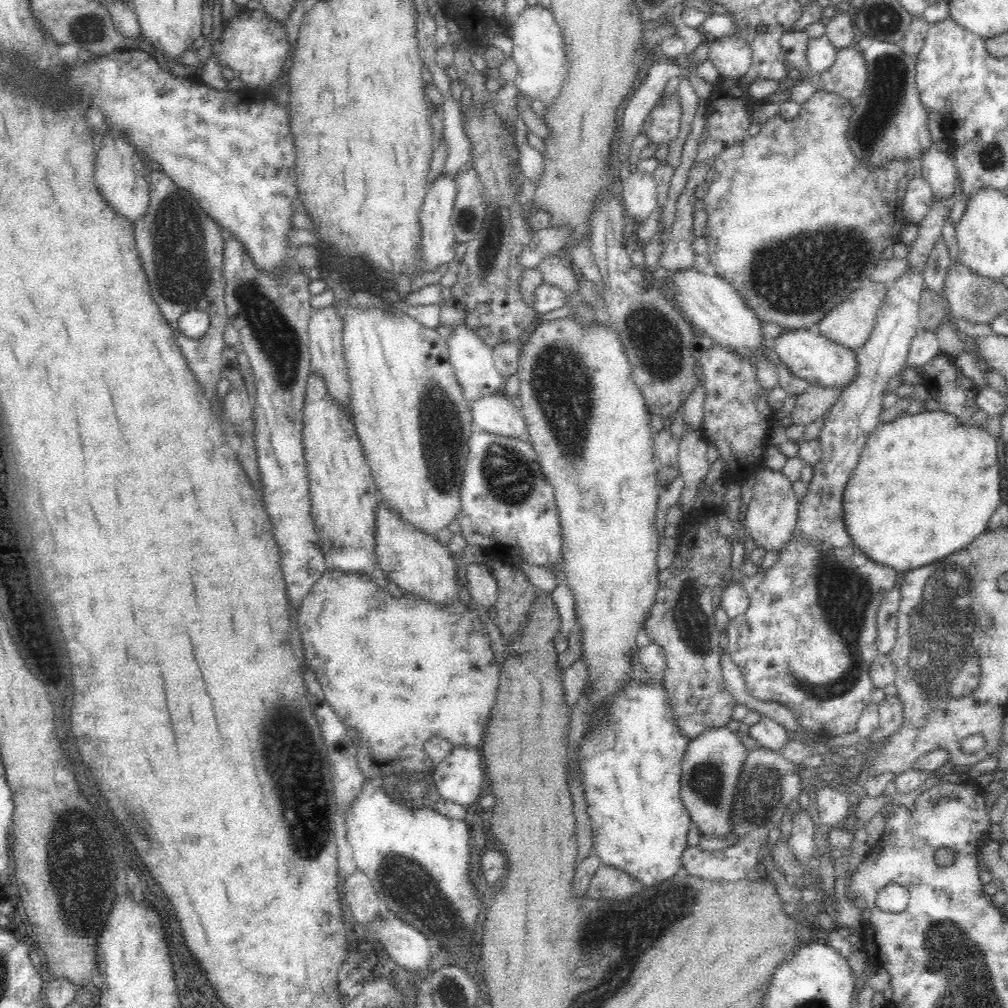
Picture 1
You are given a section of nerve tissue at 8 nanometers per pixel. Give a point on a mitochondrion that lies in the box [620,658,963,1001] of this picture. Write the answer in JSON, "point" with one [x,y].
{"point":[762,787]}

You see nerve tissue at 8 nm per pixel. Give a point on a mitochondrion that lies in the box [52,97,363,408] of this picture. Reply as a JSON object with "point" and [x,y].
{"point":[182,273]}

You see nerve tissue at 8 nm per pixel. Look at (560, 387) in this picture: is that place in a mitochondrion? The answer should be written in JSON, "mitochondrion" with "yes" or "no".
{"mitochondrion":"yes"}

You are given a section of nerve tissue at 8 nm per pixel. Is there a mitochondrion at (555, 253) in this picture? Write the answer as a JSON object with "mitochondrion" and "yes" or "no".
{"mitochondrion":"no"}

